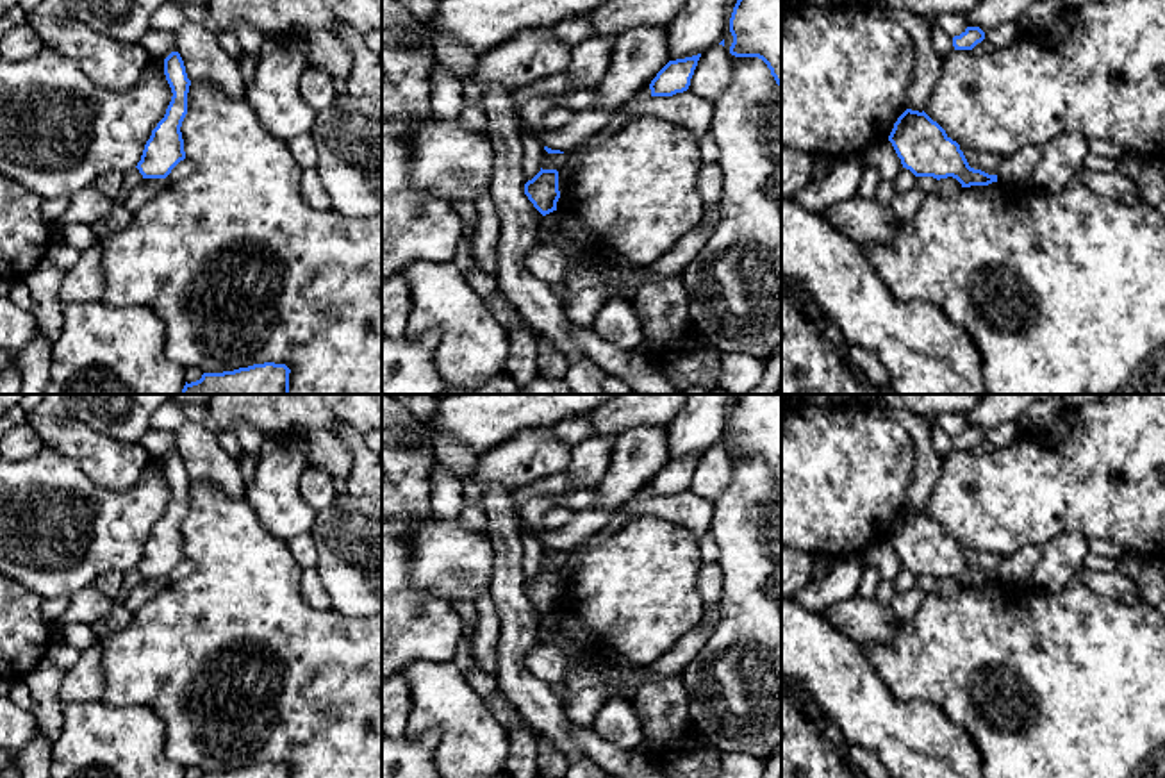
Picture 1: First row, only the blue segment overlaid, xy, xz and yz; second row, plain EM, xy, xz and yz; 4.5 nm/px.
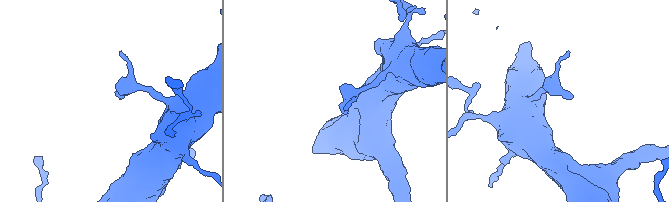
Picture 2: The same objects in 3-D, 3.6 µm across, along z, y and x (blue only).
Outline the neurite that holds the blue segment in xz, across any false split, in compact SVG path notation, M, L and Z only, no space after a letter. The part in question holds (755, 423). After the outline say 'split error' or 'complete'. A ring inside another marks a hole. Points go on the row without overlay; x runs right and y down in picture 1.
M740 394L730 432L730 453L762 459L781 485L781 394Z | complete

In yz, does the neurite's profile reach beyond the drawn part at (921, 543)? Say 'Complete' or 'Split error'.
Complete

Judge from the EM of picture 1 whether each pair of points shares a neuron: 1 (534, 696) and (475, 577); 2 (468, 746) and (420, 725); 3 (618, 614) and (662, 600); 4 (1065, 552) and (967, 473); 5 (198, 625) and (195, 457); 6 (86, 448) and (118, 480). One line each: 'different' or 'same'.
1: different
2: same
3: same
4: different
5: different
6: same

